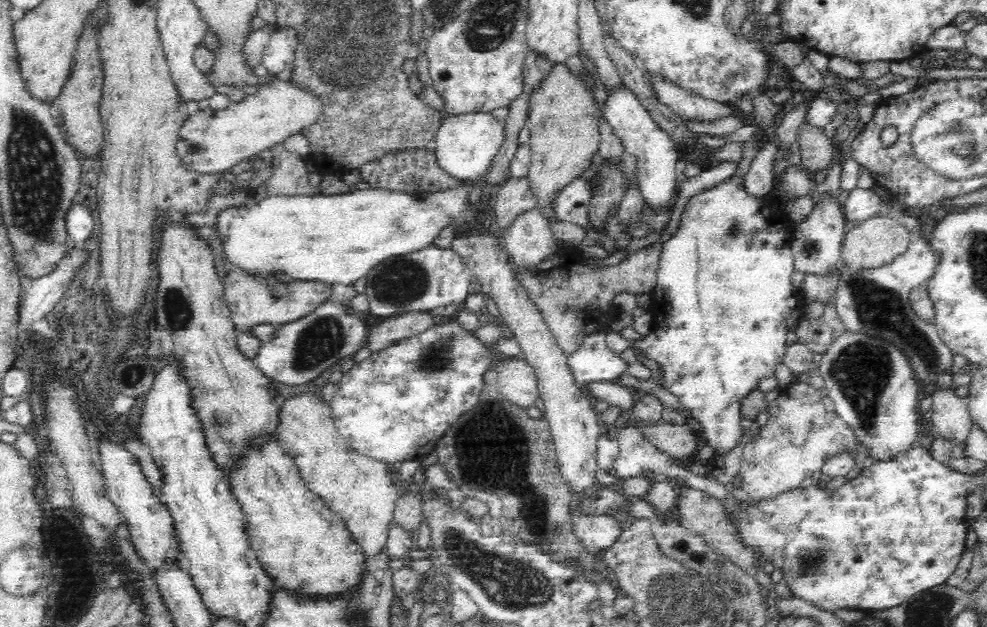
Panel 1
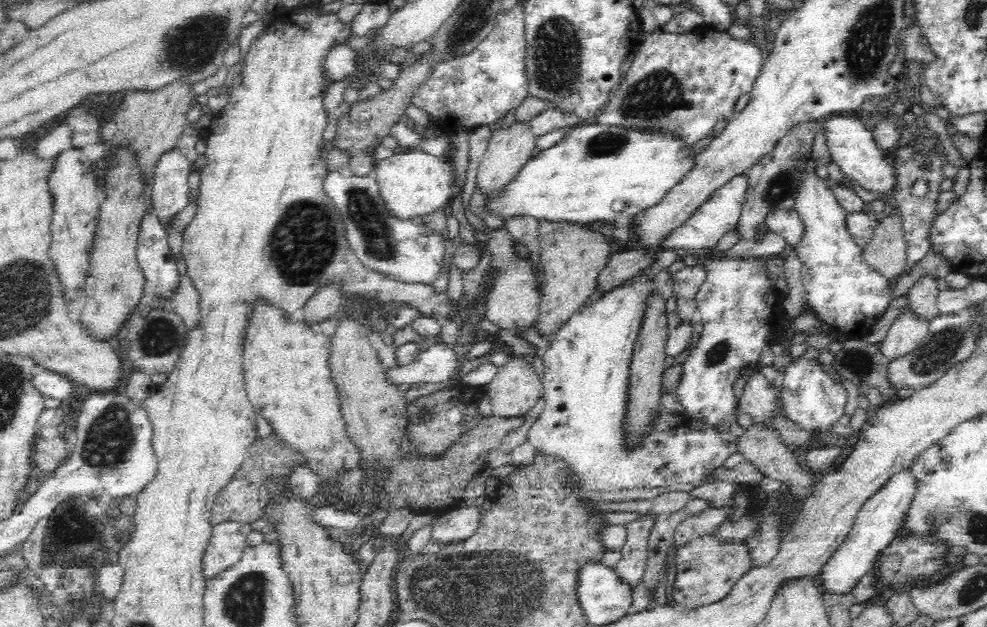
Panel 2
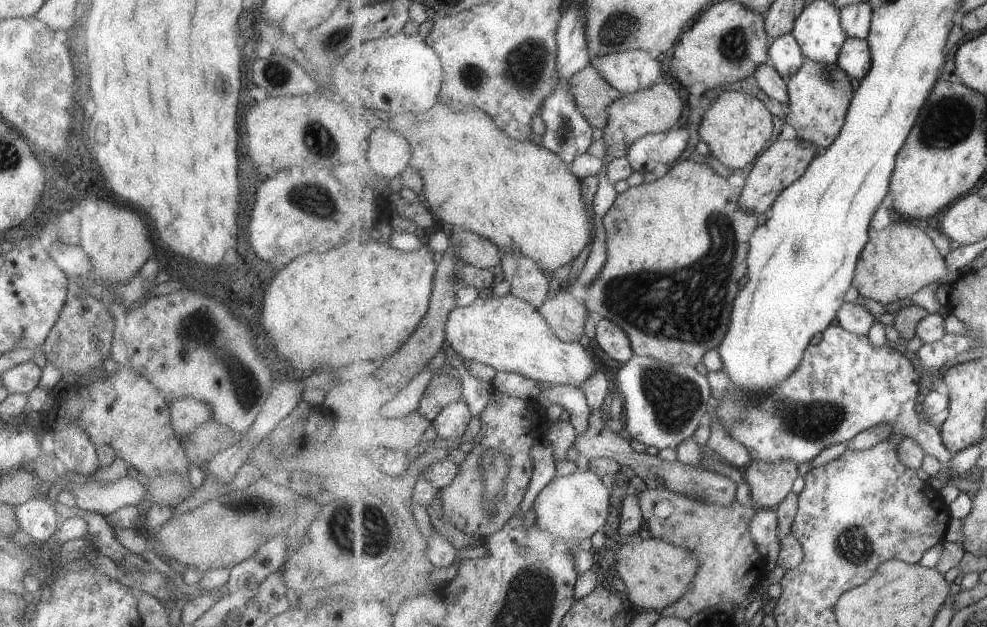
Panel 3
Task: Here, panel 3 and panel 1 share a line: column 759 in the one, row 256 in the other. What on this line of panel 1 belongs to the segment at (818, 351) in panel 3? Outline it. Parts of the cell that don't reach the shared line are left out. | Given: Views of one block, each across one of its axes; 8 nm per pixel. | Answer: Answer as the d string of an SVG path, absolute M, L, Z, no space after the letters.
M430 248L403 256L388 258L374 266L366 278L365 294L369 310L376 316L394 317L396 313L432 310L438 306L463 306L473 273L462 257L451 249Z

